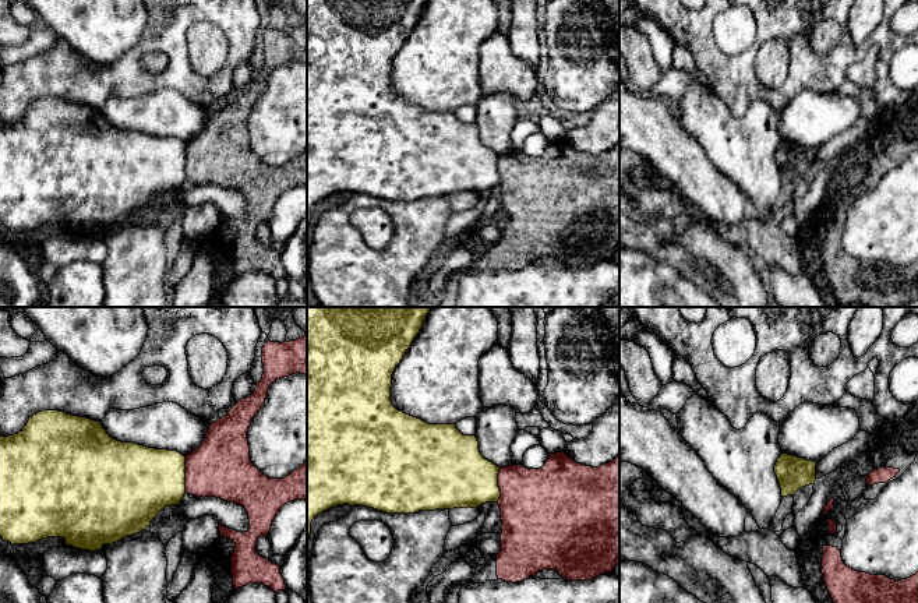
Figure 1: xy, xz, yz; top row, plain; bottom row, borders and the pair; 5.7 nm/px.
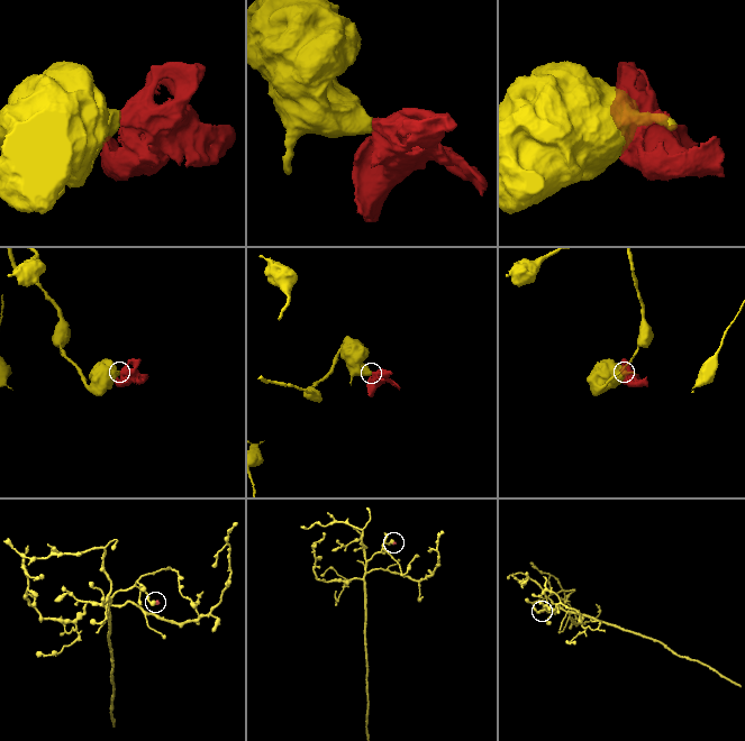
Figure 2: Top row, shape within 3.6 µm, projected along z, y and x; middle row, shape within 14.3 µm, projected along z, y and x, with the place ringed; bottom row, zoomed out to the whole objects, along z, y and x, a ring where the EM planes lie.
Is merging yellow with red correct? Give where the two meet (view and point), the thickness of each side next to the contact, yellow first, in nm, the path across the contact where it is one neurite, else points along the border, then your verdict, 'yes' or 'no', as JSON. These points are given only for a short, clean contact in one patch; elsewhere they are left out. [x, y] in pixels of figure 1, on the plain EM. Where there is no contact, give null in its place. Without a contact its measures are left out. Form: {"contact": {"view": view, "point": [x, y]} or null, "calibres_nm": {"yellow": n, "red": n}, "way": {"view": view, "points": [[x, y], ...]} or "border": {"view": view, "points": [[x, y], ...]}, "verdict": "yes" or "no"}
{"contact": {"view": "xy", "point": [184, 162]}, "calibres_nm": {"yellow": 380, "red": 340}, "border": {"view": "xy", "points": [[184, 144], [186, 179]]}, "verdict": "no"}

